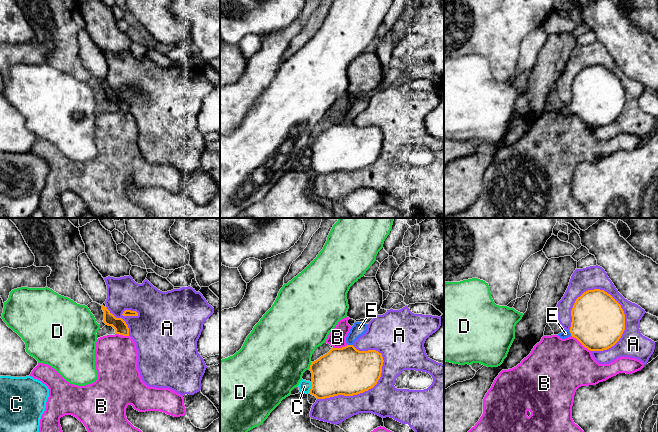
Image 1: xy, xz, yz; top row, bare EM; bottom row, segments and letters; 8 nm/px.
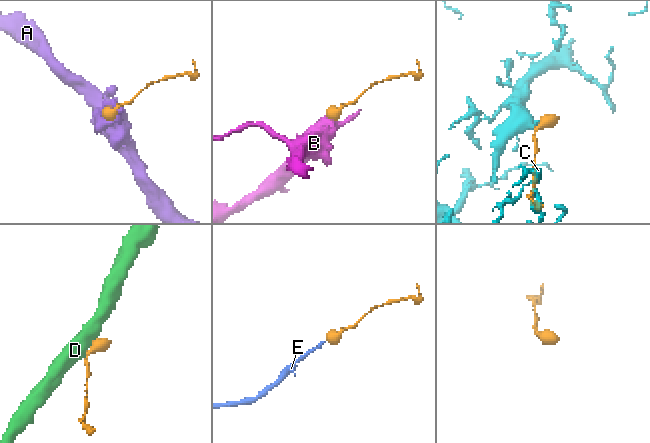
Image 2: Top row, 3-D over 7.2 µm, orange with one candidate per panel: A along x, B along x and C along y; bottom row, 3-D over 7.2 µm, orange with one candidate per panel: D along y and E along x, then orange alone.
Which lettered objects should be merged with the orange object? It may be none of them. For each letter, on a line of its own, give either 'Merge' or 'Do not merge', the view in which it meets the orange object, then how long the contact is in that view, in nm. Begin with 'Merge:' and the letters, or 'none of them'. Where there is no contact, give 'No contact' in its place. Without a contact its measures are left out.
Merge: E
A: Do not merge. Touches orange in yz. Shared border 500 nm
B: Do not merge. Touches orange in yz. Shared border 200 nm
C: Do not merge. Touches orange in xz. Shared border 90 nm
D: Do not merge. Touches orange in xz. Shared border 70 nm
E: Merge. Touches orange in yz. Shared border 50 nm

